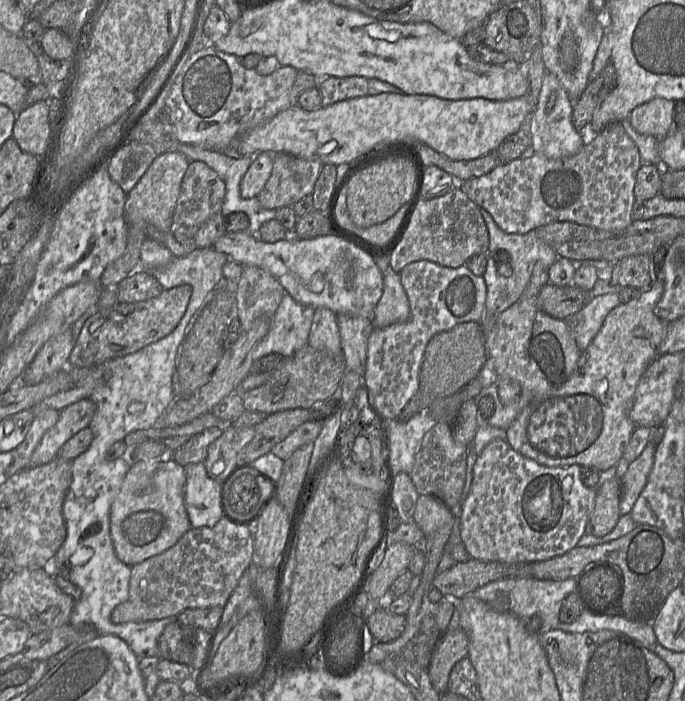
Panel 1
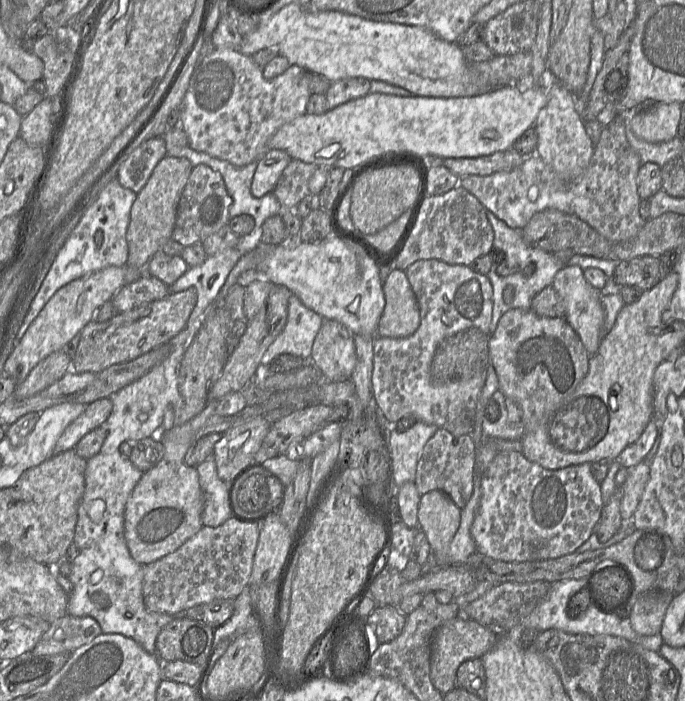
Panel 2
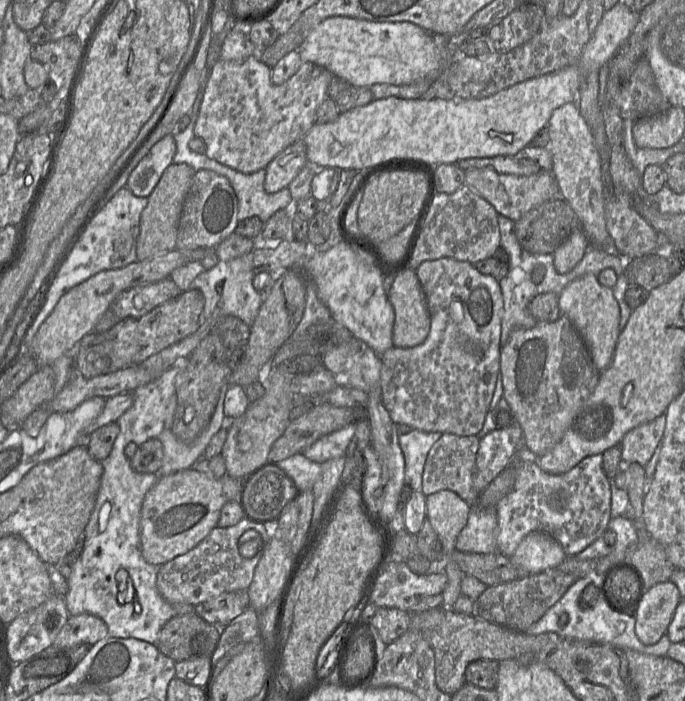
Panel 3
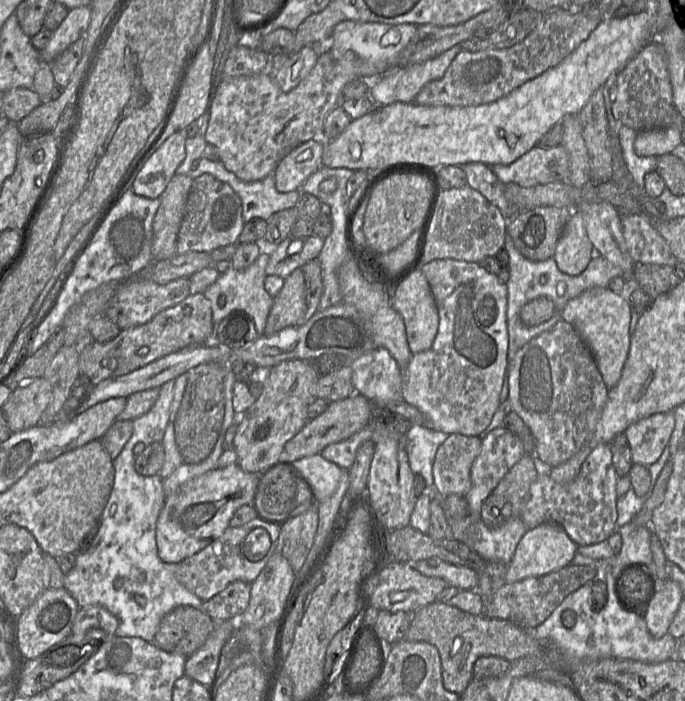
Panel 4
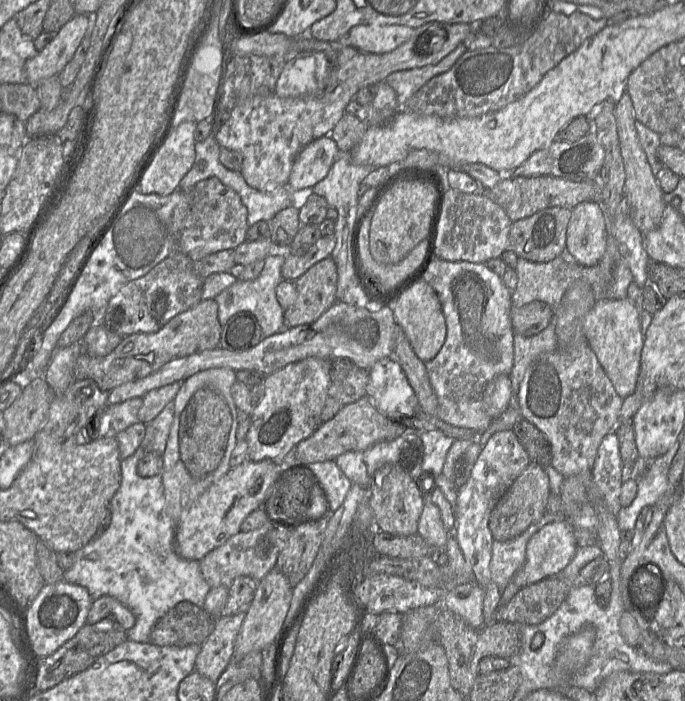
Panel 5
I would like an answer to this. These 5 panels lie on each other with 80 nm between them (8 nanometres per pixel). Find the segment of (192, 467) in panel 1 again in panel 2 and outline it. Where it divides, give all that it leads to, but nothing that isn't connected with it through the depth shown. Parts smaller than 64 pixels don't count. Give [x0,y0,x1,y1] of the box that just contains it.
[196,457,239,527]

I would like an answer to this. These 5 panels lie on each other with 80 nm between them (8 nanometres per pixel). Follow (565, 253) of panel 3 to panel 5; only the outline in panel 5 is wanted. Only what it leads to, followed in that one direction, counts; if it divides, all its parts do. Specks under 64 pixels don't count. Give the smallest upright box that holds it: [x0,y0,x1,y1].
[566,201,607,266]

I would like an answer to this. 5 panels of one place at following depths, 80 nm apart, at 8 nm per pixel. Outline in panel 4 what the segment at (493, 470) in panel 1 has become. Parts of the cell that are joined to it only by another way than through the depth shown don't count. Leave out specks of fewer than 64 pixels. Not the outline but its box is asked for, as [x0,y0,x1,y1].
[519,443,617,546]

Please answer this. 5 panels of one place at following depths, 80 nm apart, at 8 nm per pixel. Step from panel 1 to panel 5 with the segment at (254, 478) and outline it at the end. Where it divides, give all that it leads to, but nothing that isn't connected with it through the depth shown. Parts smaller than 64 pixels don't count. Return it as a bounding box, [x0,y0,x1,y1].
[262,465,329,523]

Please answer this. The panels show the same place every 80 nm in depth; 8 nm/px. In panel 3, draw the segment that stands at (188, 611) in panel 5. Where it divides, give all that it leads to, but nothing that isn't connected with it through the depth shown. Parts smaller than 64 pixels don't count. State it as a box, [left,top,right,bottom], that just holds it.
[155,612,221,663]

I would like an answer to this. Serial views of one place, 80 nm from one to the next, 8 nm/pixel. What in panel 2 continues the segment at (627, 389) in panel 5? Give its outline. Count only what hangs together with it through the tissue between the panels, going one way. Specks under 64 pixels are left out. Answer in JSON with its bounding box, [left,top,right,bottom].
[551,264,605,356]

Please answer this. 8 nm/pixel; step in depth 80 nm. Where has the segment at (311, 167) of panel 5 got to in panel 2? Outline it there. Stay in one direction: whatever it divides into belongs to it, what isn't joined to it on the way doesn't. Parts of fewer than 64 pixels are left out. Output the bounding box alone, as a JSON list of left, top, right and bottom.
[251,149,292,198]

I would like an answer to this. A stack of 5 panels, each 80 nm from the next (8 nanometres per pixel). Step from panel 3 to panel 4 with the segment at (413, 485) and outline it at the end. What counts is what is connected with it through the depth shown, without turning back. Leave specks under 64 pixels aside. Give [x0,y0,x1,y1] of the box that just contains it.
[406,425,447,486]

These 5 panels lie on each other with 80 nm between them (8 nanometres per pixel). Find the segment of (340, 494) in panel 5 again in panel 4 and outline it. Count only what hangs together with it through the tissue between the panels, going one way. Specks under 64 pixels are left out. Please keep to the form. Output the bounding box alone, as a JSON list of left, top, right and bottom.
[278,453,342,503]

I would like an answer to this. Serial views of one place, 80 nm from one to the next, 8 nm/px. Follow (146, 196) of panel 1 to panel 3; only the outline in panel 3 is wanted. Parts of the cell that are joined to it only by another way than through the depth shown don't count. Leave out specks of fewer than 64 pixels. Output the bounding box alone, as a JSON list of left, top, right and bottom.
[136,163,195,261]

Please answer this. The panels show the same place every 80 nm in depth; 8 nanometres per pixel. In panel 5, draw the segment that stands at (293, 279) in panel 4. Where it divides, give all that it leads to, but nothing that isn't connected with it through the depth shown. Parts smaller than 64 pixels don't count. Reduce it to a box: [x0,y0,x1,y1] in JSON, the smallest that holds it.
[284,258,337,328]

